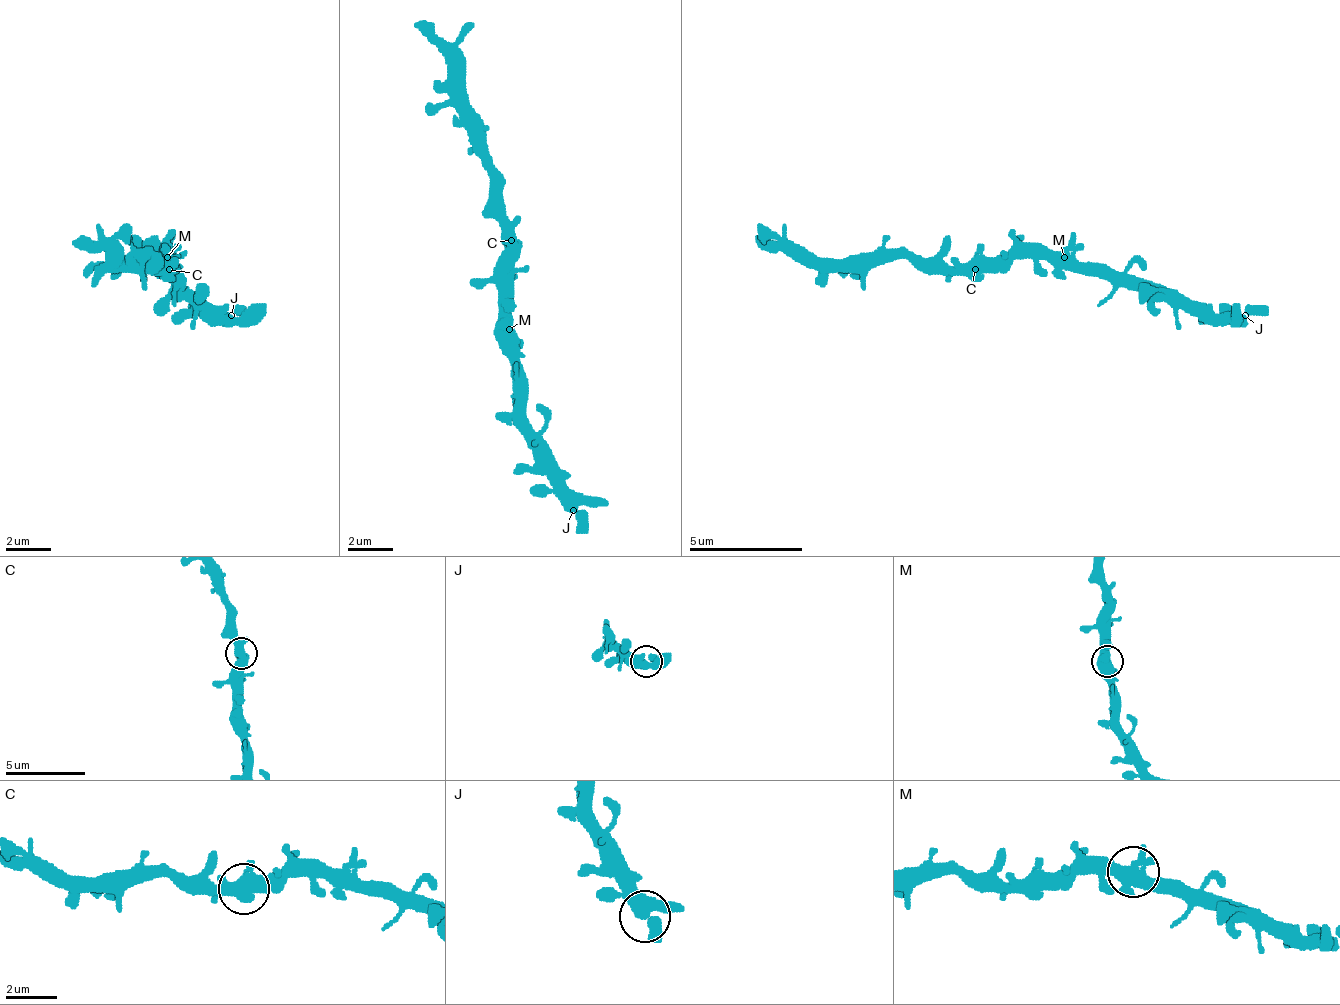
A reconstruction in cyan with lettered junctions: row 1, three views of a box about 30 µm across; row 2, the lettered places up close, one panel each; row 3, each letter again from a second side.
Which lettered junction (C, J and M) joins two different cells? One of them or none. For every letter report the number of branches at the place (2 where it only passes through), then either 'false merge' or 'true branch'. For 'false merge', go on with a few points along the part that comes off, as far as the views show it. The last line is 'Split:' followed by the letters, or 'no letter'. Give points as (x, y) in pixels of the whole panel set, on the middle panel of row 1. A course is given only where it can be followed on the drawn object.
C: 2 branches meet; true branch
J: 2 branches meet; true branch
M: 2 branches meet; true branch
Split: no letter

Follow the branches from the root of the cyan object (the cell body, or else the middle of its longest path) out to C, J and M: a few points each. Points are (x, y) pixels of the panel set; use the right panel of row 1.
C: (1013, 257), (984, 257), (973, 268)
J: (1013, 257), (1076, 257), (1081, 262), (1104, 262), (1121, 274), (1167, 285), (1201, 302), (1212, 313), (1246, 313)
M: (1013, 257), (1064, 257)

